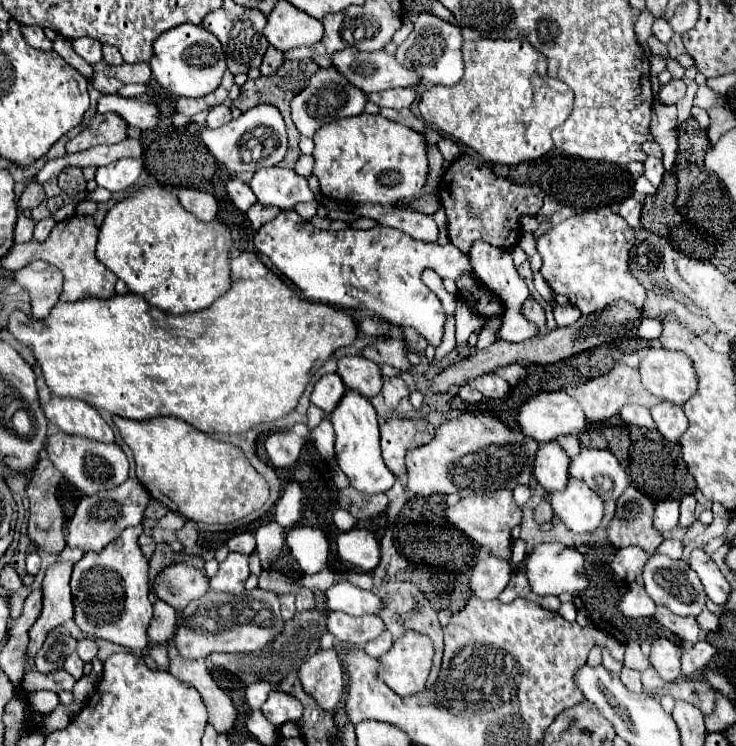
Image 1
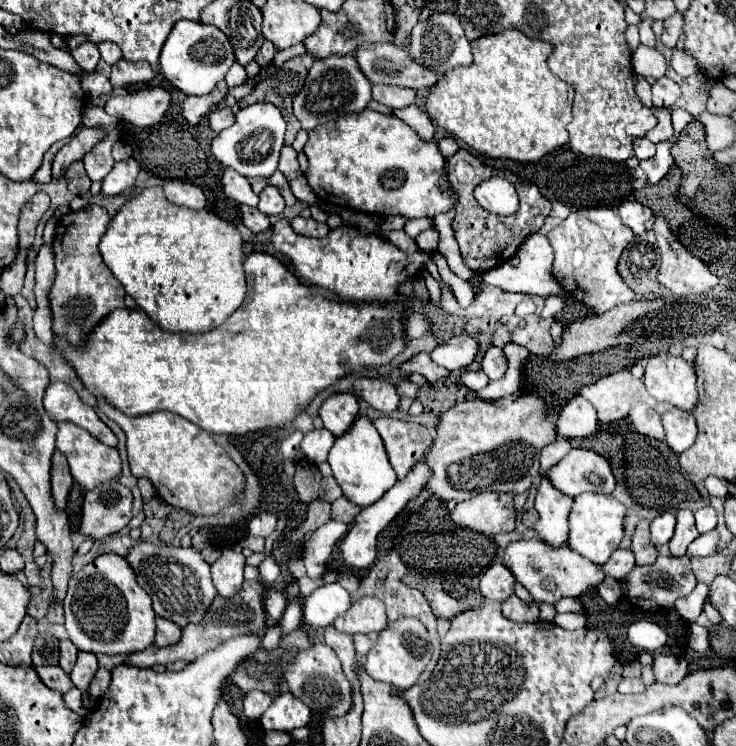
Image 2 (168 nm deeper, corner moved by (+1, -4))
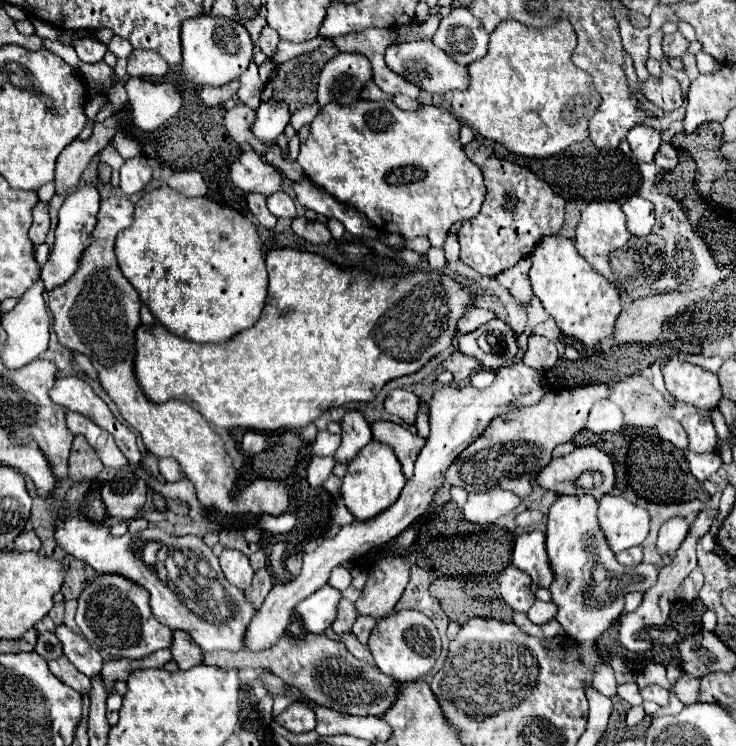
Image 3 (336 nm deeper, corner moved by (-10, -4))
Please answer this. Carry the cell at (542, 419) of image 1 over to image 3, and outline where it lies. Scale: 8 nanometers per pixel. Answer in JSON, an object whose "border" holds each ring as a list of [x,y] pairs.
{"border":[[[599,400],[591,414],[589,414],[589,422],[587,422],[587,428],[595,434],[601,434],[601,432],[619,432],[623,426],[623,412],[621,408],[611,402],[611,400]]]}

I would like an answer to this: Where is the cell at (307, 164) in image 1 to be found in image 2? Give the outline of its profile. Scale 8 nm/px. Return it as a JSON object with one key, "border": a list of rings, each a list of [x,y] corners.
{"border":[[[284,146],[282,148],[282,156],[280,156],[280,166],[278,170],[288,178],[288,180],[294,180],[298,178],[302,172],[300,172],[300,164],[298,164],[298,152],[292,148],[292,146]]]}

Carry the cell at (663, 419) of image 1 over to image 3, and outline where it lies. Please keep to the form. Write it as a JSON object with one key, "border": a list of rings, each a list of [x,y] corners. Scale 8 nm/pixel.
{"border":[[[693,414],[681,420],[689,434],[689,450],[693,452],[713,452],[717,446],[717,432],[709,416]]]}

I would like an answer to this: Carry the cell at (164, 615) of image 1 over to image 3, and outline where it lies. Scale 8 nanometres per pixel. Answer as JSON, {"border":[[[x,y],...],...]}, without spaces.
{"border":[[[181,630],[173,634],[173,646],[171,646],[173,660],[177,662],[179,670],[189,670],[197,664],[203,664],[203,650],[197,648],[193,638]]]}

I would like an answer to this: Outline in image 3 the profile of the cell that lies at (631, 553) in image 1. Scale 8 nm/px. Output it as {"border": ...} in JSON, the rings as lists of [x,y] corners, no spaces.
{"border":[[[635,546],[635,548],[629,548],[629,550],[623,550],[617,554],[617,560],[625,566],[637,566],[641,560],[643,560],[643,548],[641,546]]]}

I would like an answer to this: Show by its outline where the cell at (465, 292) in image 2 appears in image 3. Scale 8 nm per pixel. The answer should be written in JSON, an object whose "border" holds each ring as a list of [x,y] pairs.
{"border":[[[359,100],[349,106],[327,104],[311,122],[309,136],[301,142],[297,156],[299,166],[309,180],[331,192],[339,202],[351,204],[363,212],[381,232],[399,234],[403,238],[429,238],[431,246],[443,246],[451,224],[479,214],[485,200],[483,174],[475,162],[467,158],[459,142],[459,120],[443,108],[427,104],[415,112],[397,108],[391,100],[367,102]]]}

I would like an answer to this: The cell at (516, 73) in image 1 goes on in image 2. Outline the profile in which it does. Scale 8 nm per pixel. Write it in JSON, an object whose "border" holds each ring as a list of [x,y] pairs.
{"border":[[[504,30],[500,34],[492,34],[492,36],[482,36],[478,40],[472,42],[472,66],[468,68],[454,68],[448,70],[430,90],[428,98],[426,98],[426,114],[430,116],[432,122],[436,122],[436,126],[444,128],[452,138],[462,140],[466,146],[474,148],[476,152],[488,156],[488,158],[506,158],[506,160],[516,160],[516,162],[538,162],[544,154],[552,152],[554,148],[560,148],[568,142],[568,132],[566,132],[566,124],[572,120],[572,102],[574,102],[574,88],[560,80],[558,76],[554,76],[546,64],[546,58],[550,56],[552,46],[548,42],[540,42],[540,40],[530,40],[528,36],[524,36],[520,30]]]}

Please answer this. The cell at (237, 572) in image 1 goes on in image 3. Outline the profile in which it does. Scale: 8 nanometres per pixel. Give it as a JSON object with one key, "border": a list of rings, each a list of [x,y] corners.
{"border":[[[225,548],[225,550],[221,552],[219,560],[221,560],[221,570],[223,570],[225,578],[227,578],[233,586],[237,586],[237,588],[241,588],[241,590],[247,590],[247,588],[251,586],[253,568],[251,568],[251,564],[249,564],[249,558],[247,558],[243,552]]]}

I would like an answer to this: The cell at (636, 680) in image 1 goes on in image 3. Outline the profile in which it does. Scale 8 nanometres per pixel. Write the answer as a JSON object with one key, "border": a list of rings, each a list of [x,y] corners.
{"border":[[[647,686],[647,688],[641,690],[641,696],[643,696],[643,700],[653,700],[659,706],[669,704],[669,692],[665,688],[661,688],[661,686]]]}

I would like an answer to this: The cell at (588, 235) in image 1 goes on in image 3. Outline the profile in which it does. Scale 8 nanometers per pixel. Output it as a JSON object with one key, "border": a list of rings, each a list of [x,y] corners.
{"border":[[[596,200],[591,202],[583,212],[581,212],[581,220],[579,220],[579,224],[577,224],[577,238],[575,238],[575,246],[577,246],[577,250],[579,250],[579,254],[597,270],[597,272],[601,272],[607,280],[611,280],[611,284],[615,284],[617,288],[619,288],[619,284],[617,284],[617,280],[613,278],[613,274],[611,274],[611,266],[609,266],[609,254],[613,252],[613,250],[617,250],[617,248],[623,248],[625,244],[627,244],[627,240],[631,238],[631,234],[627,232],[627,226],[625,226],[625,216],[623,216],[623,210],[621,210],[621,206],[617,204],[616,201],[613,200]]]}

